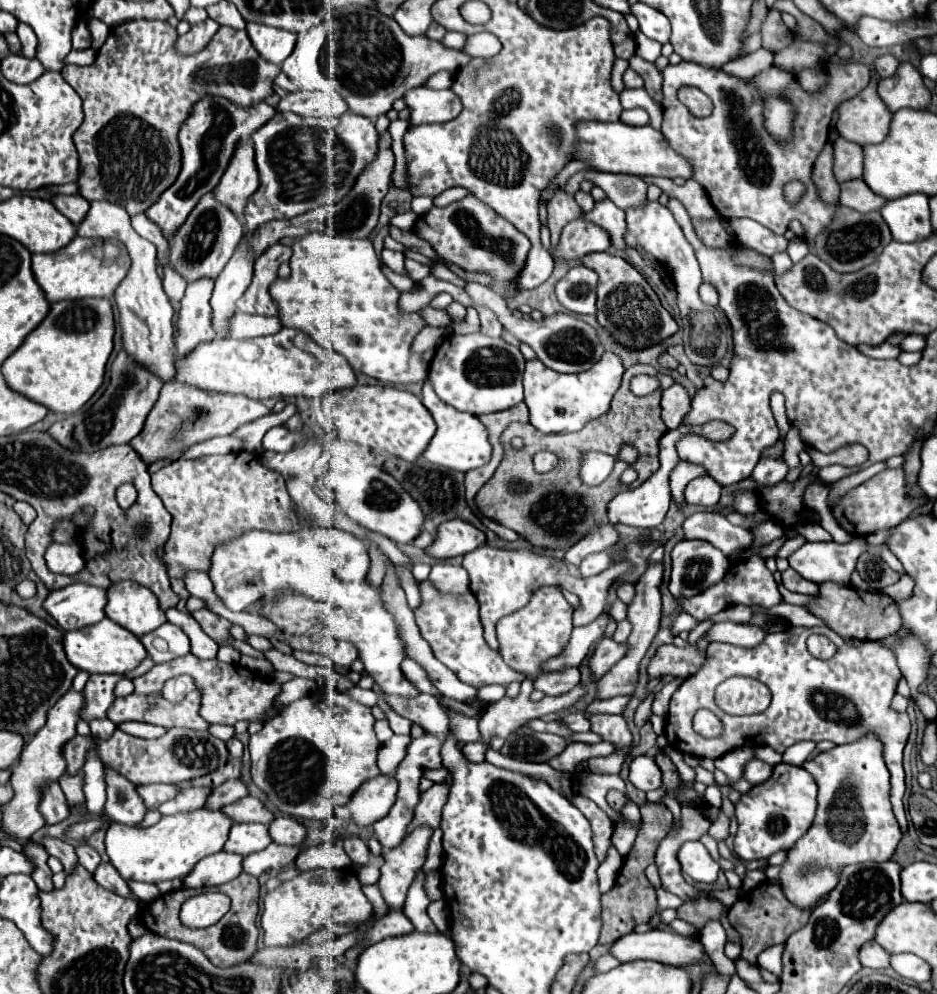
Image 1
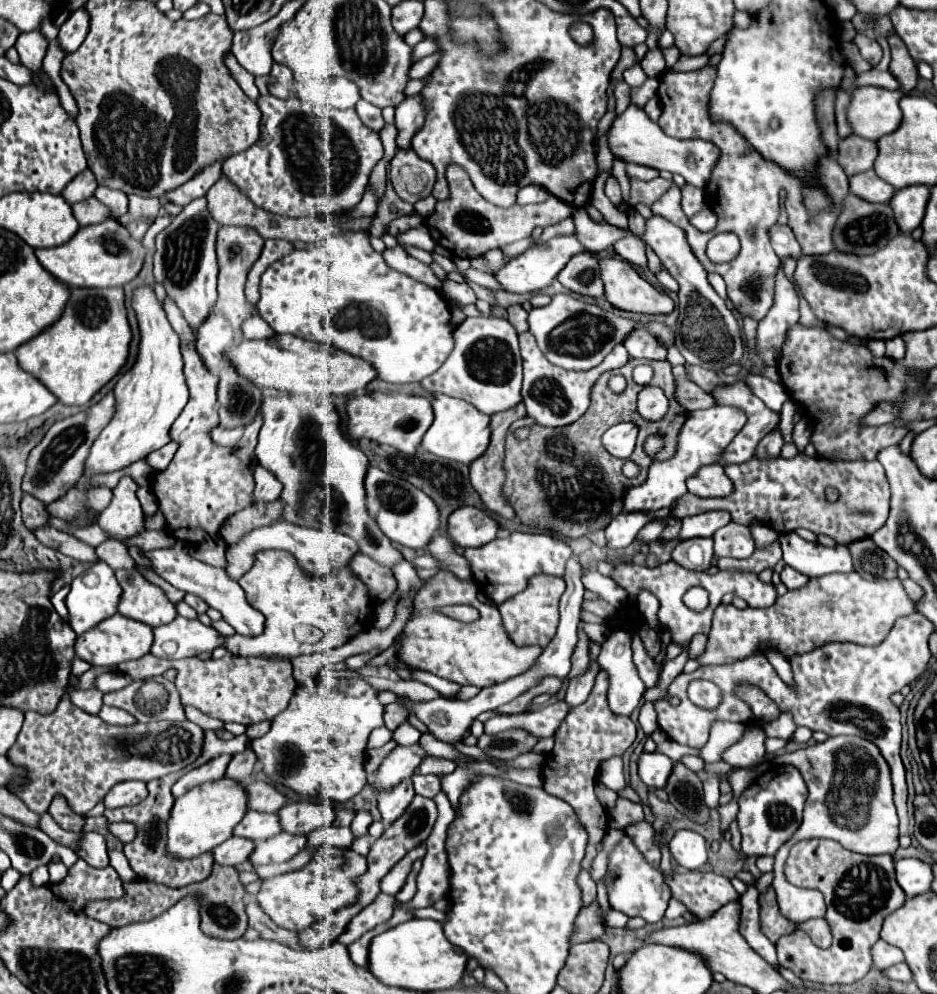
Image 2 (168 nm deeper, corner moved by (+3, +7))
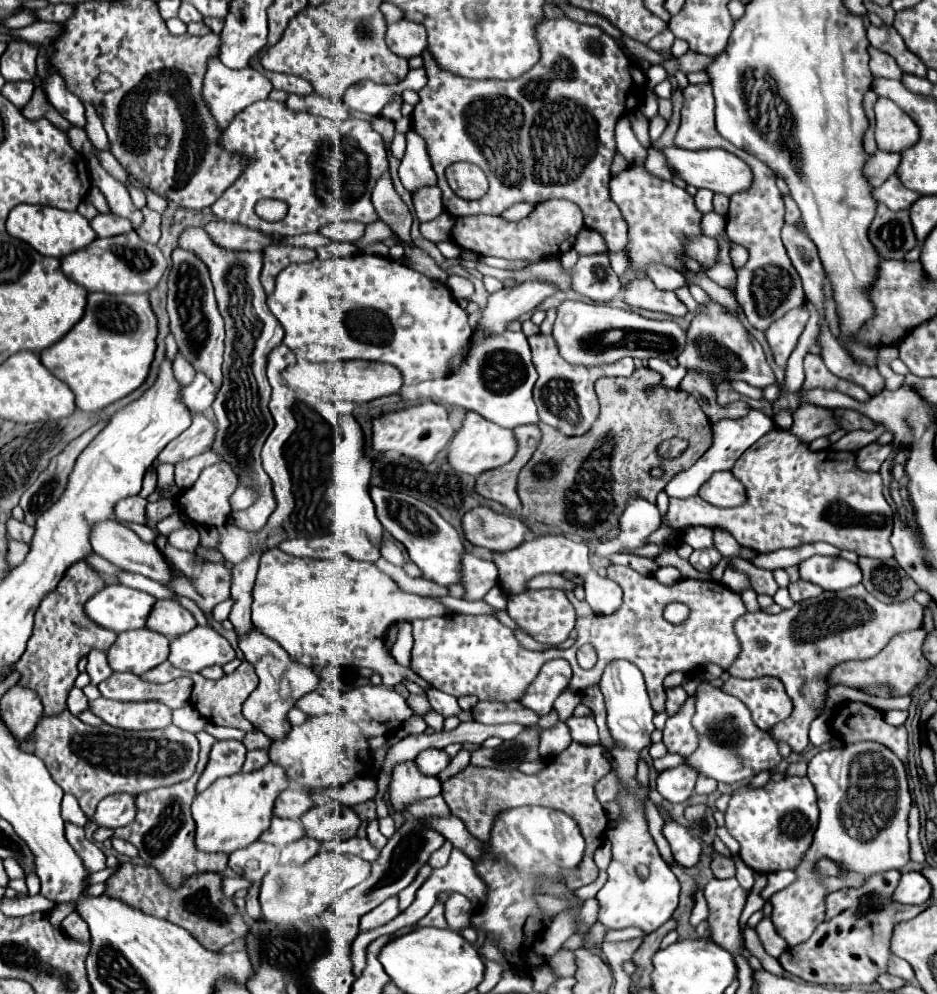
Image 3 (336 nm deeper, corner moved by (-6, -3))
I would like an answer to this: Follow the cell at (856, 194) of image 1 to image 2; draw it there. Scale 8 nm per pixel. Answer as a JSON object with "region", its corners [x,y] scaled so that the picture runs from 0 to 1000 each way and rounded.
{"region":[[[926,171],[907,179],[907,193],[928,203],[948,203],[956,191],[948,183],[939,181],[933,171]]]}

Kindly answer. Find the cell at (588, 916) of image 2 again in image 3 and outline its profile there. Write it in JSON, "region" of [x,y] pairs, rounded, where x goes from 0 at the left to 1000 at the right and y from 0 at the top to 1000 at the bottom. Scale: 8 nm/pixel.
{"region":[[[603,954],[597,956],[594,960],[590,960],[586,964],[586,968],[588,968],[588,972],[592,972],[592,980],[597,980],[599,984],[601,982],[614,982],[616,972],[614,972],[614,962],[609,956],[603,956]]]}

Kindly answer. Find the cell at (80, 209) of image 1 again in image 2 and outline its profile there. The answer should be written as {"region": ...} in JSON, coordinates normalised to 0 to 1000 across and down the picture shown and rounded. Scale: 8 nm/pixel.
{"region":[[[100,197],[94,201],[77,205],[79,217],[85,223],[85,227],[96,227],[96,225],[107,225],[117,219],[117,209],[113,209],[109,203],[105,203]]]}

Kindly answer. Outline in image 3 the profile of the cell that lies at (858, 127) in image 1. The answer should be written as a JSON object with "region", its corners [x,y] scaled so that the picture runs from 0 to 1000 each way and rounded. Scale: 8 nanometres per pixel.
{"region":[[[938,99],[934,111],[934,143],[938,151],[962,153],[981,141],[979,125],[953,103]]]}

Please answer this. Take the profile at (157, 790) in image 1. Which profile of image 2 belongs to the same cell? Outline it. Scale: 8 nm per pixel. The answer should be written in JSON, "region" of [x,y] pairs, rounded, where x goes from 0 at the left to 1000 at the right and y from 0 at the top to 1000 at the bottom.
{"region":[[[130,787],[130,789],[122,789],[122,793],[117,793],[117,797],[111,801],[109,809],[111,813],[130,813],[130,811],[141,811],[147,809],[149,805],[154,805],[158,801],[156,789],[154,787]]]}

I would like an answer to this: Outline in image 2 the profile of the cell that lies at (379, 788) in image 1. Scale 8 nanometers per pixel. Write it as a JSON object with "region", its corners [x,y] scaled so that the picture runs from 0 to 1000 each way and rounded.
{"region":[[[448,748],[420,753],[399,779],[401,781],[401,787],[399,787],[401,797],[414,795],[416,791],[423,791],[425,785],[438,783],[442,779],[442,775],[446,773],[446,769],[450,769],[450,765],[455,761],[457,761],[457,757]]]}

